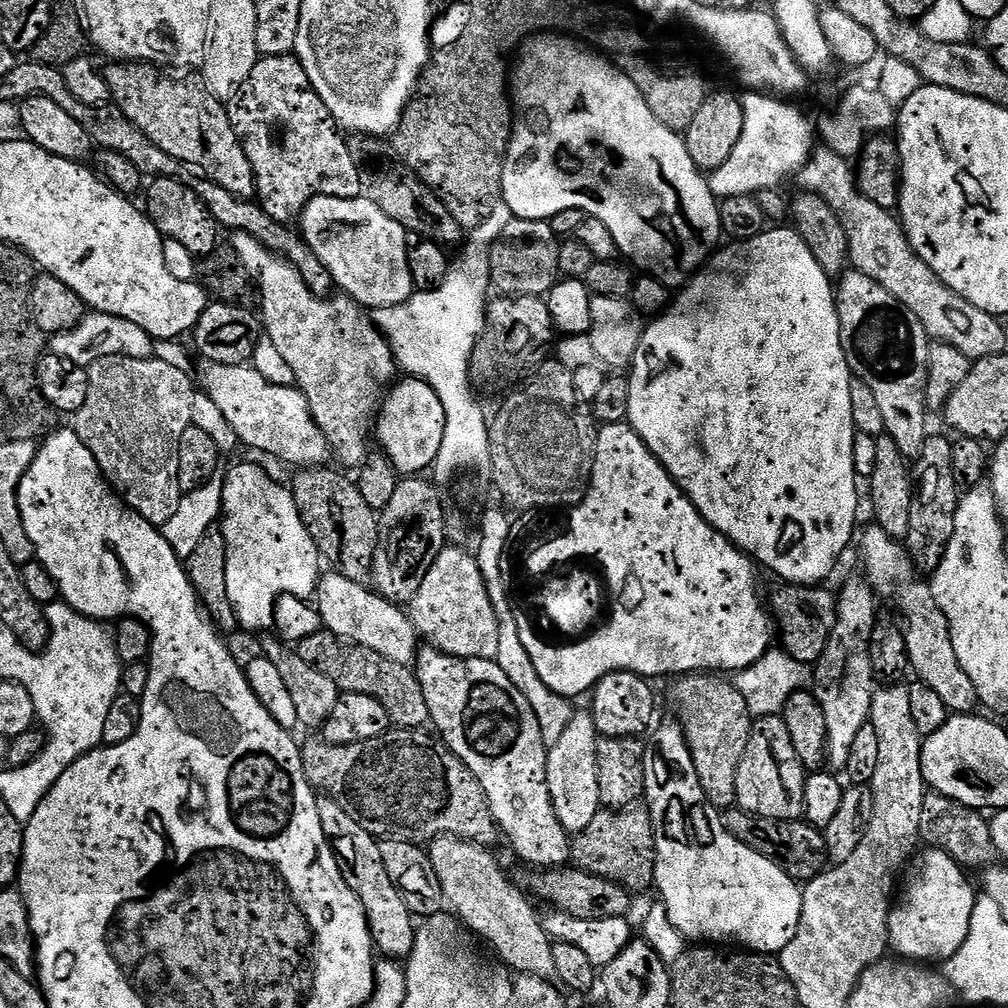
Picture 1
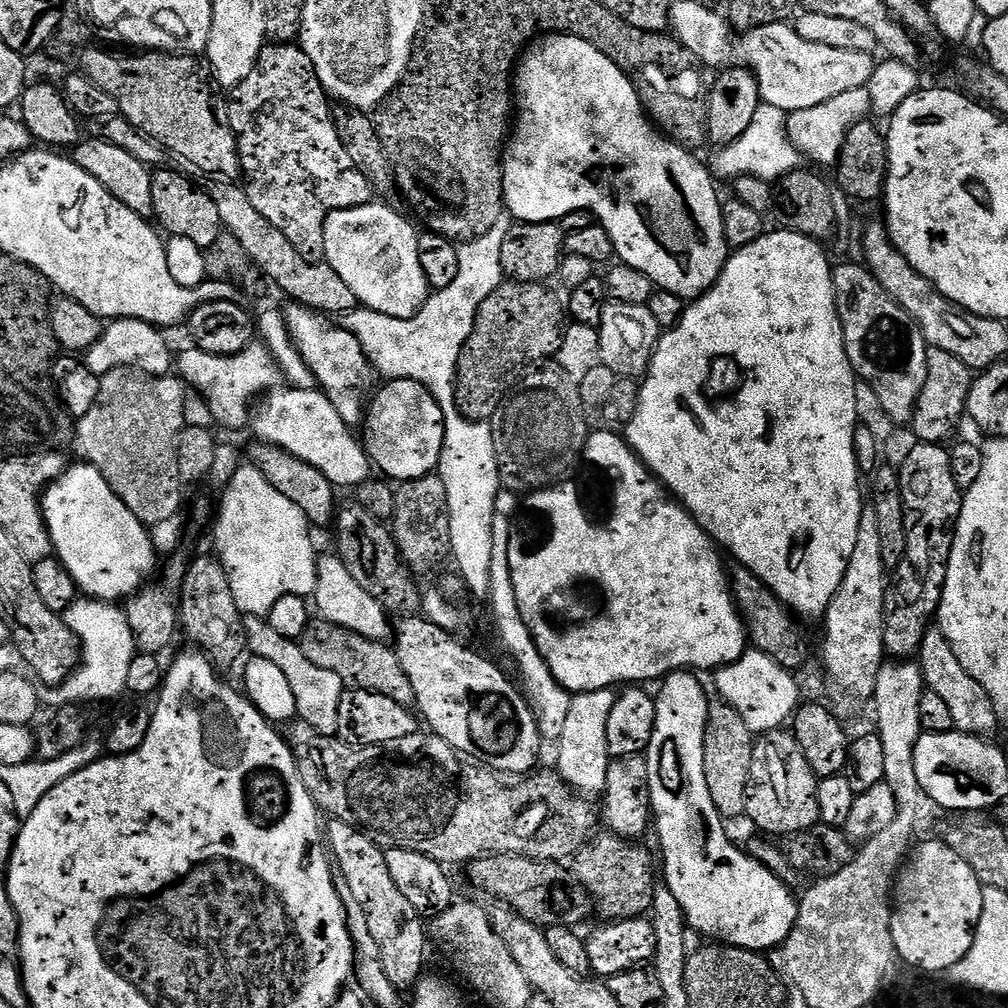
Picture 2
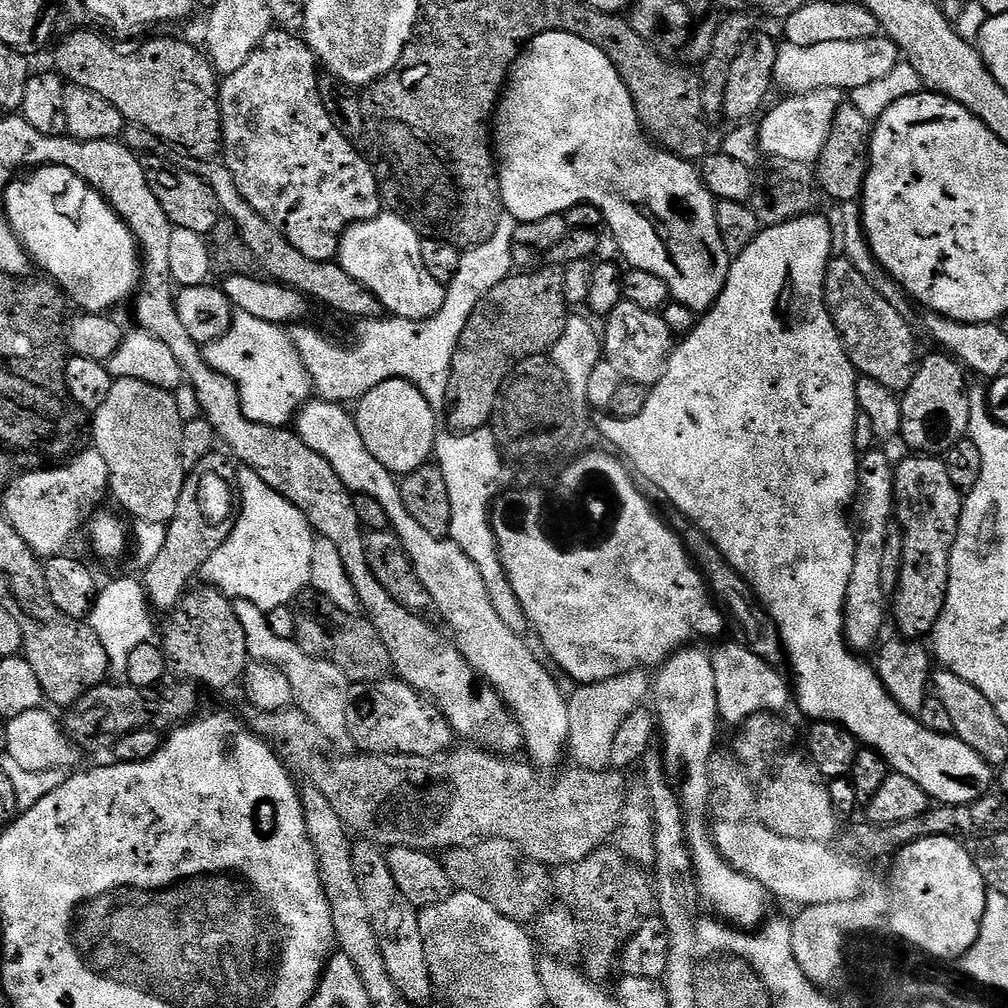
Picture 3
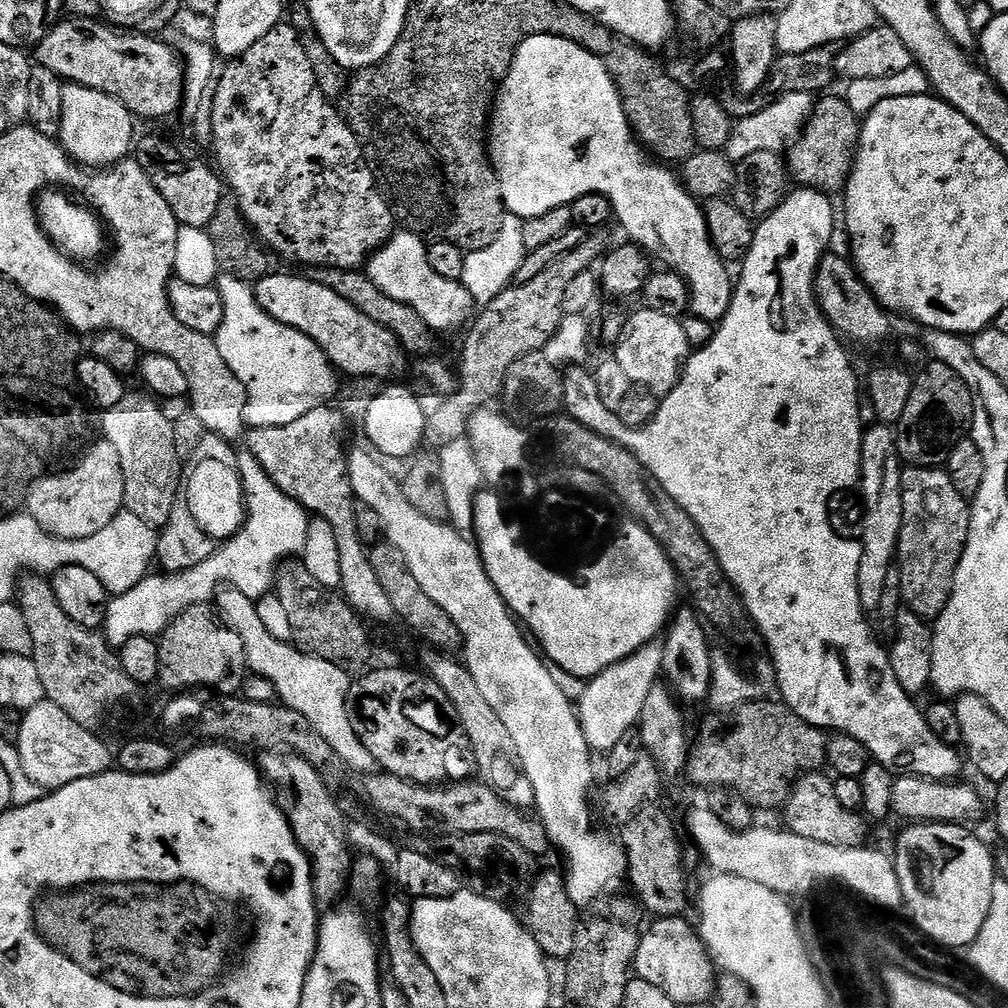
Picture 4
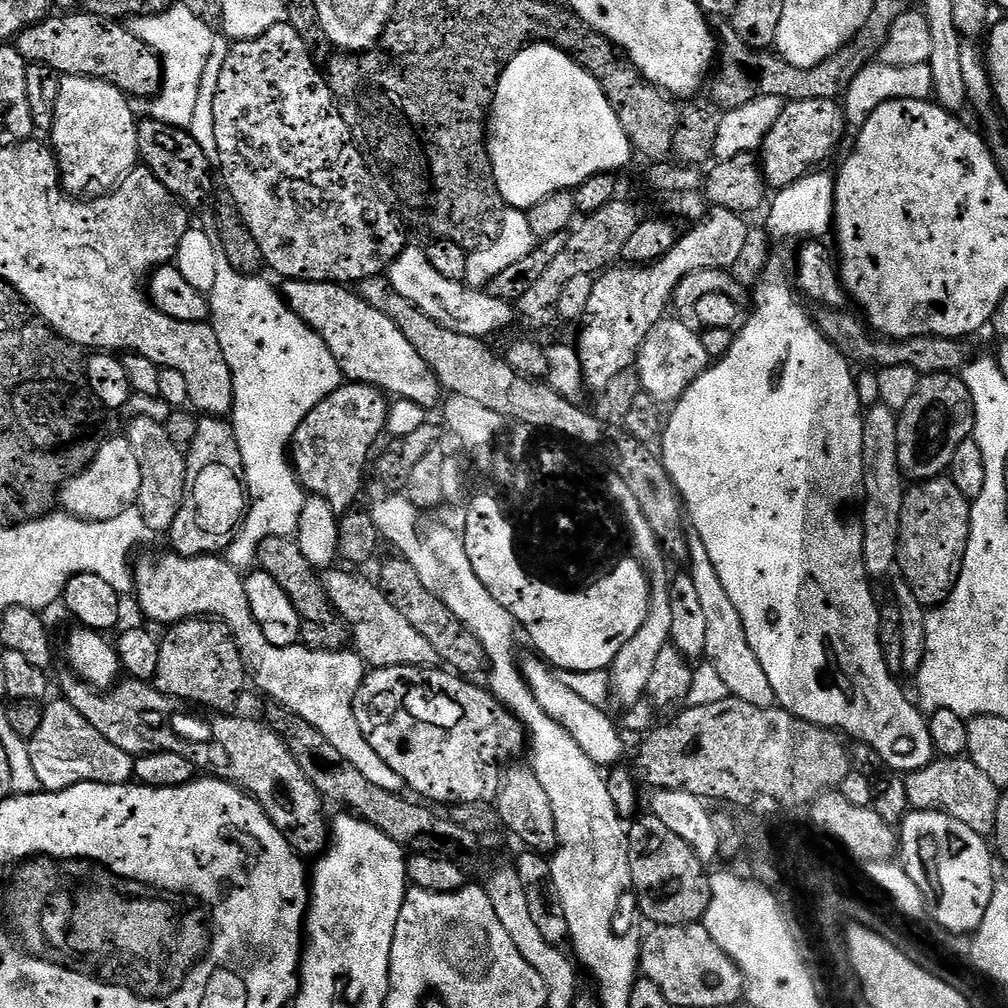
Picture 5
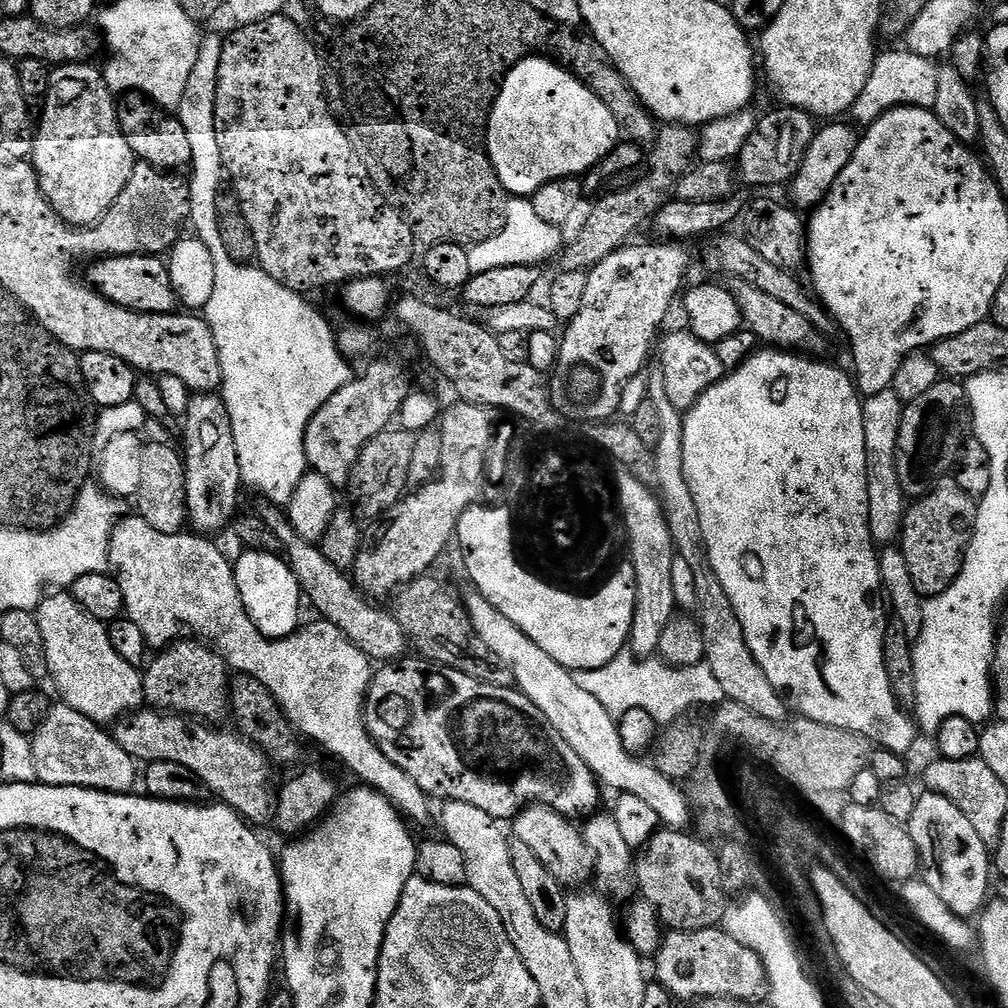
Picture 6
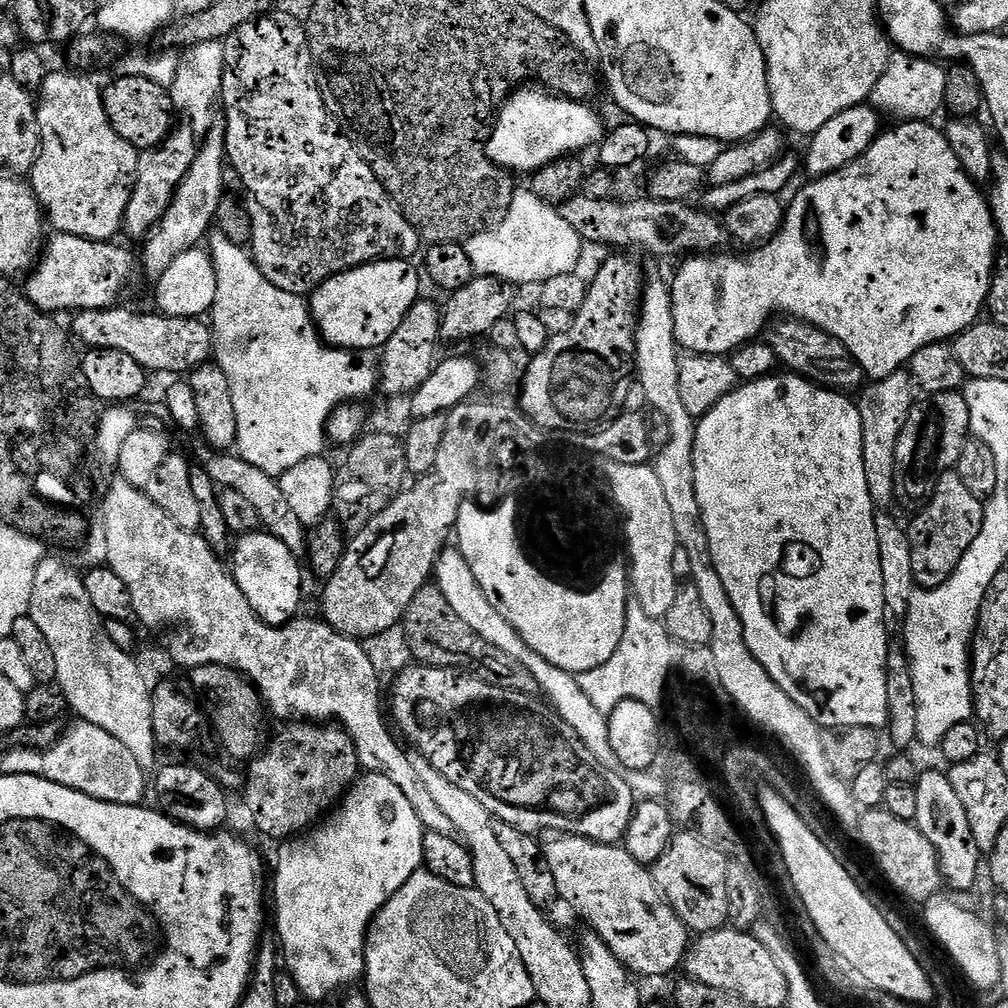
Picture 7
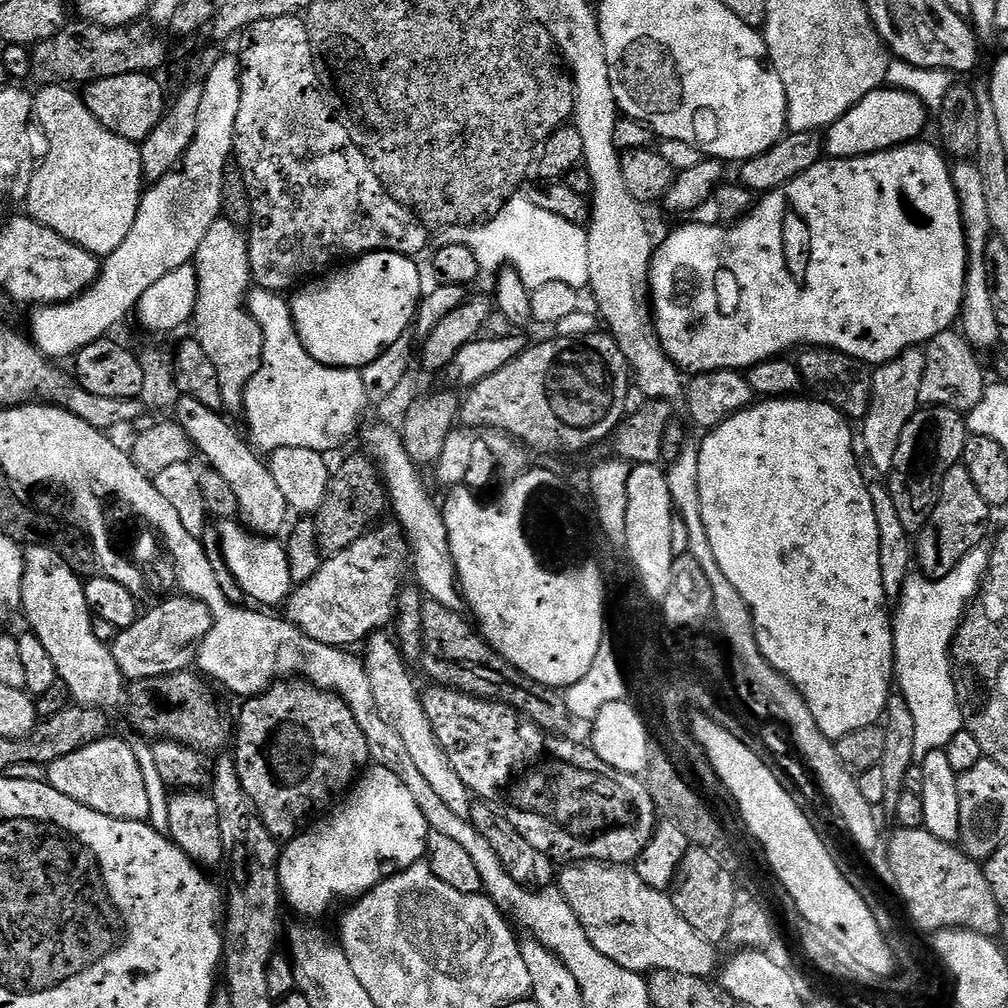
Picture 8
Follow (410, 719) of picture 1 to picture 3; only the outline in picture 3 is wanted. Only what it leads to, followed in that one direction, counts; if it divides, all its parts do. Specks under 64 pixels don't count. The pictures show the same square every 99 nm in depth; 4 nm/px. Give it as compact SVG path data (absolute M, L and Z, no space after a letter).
M305 590L298 597L296 614L295 641L299 648L306 650L319 660L330 662L346 674L346 678L352 684L373 684L379 680L389 679L392 672L390 654L378 630L363 615L338 610L330 598L326 598L321 592Z

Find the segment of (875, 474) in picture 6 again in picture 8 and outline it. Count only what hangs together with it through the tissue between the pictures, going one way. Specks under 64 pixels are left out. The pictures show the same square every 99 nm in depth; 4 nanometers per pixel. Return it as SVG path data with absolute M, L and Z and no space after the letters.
M911 348L910 350L906 350L902 354L898 354L898 358L894 358L890 362L886 362L885 364L879 365L873 371L872 374L872 405L868 407L868 413L863 418L862 427L864 427L864 448L862 444L862 452L868 455L868 460L873 464L874 467L877 468L881 474L887 474L892 471L892 467L894 466L894 454L898 454L898 442L902 438L902 430L906 430L906 422L910 422L910 418L914 415L915 412L921 407L920 402L920 391L922 390L922 374L926 374L926 358L924 357L924 352L921 351L920 348Z

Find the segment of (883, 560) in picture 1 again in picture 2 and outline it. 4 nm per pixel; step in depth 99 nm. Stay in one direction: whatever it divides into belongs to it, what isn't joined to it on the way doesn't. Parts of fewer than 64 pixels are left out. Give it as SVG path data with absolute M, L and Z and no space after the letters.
M929 627L922 638L922 646L918 653L918 663L922 670L924 687L934 690L946 702L951 716L954 717L954 729L957 732L965 732L967 736L983 736L985 738L995 737L996 728L1001 727L998 714L994 710L994 702L990 702L990 694L982 690L979 682L974 682L962 662L954 654L950 642L940 633L939 627Z

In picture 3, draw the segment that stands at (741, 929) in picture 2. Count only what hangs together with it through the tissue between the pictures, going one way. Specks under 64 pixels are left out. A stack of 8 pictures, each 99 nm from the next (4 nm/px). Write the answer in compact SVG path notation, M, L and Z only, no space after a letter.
M685 646L681 648L680 651L672 655L671 658L664 661L663 664L659 665L658 671L655 673L657 676L654 676L654 700L656 696L656 708L654 707L654 715L658 721L659 739L661 741L664 739L664 746L662 745L664 769L667 772L669 780L671 781L671 787L675 789L677 795L680 797L680 804L682 808L684 809L685 813L690 814L686 820L688 846L689 850L692 852L692 870L701 901L703 901L707 907L709 904L710 907L716 908L716 911L714 912L720 920L725 921L738 929L756 930L765 923L766 917L769 915L767 912L768 900L770 901L770 893L767 892L757 880L750 878L746 874L742 874L724 861L722 854L719 852L719 850L716 849L716 843L712 841L710 824L707 824L707 822L704 821L704 812L706 816L706 813L709 811L708 795L710 794L710 778L708 777L708 767L710 766L710 758L712 757L713 752L717 751L718 748L718 744L716 744L716 731L718 731L719 728L722 728L722 721L720 719L720 715L718 714L718 690L714 690L714 666L712 665L712 657L707 651L704 653L702 649L696 647L700 646Z

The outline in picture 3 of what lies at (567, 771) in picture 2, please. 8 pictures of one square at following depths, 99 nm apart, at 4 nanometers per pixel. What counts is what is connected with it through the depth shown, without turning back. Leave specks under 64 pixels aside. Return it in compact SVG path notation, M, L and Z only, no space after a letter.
M637 670L618 674L614 678L606 678L597 684L585 684L577 687L577 692L568 700L568 713L570 714L570 734L568 735L567 747L577 765L586 768L590 772L603 772L610 765L610 749L614 743L614 734L618 734L618 726L634 714L636 708L645 703L644 699L650 696L650 676L647 671Z

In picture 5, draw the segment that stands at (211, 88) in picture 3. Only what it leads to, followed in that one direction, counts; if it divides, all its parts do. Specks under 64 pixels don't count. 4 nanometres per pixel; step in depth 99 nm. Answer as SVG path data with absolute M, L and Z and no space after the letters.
M87 10L49 15L47 20L38 22L15 36L14 47L29 64L50 66L61 76L85 76L104 80L129 98L152 98L160 91L164 71L159 56L136 38L123 23L96 17Z

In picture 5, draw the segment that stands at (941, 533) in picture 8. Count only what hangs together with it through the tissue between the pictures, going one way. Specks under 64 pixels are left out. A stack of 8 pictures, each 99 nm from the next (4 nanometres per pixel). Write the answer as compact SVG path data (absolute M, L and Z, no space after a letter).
M947 478L922 480L905 491L896 563L899 575L914 590L914 598L931 610L954 590L962 574L966 546L970 538L972 505Z

